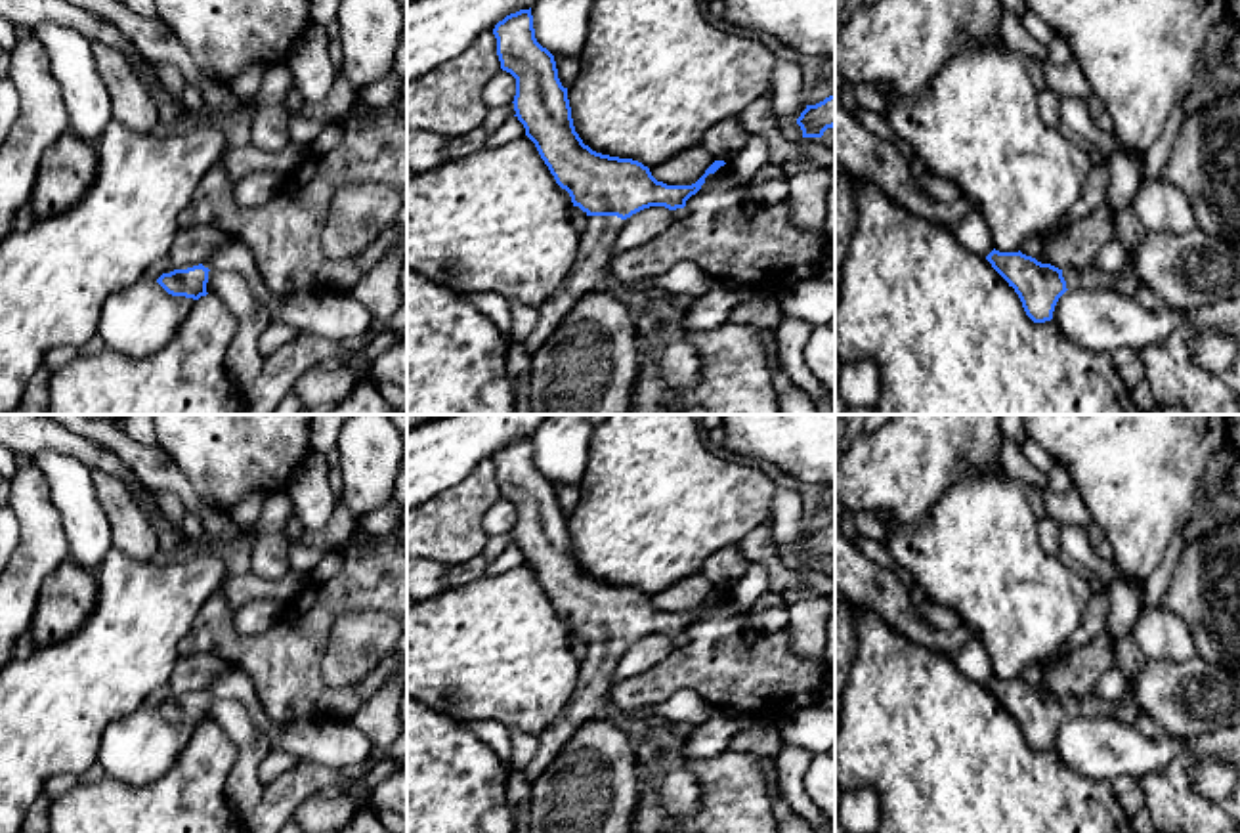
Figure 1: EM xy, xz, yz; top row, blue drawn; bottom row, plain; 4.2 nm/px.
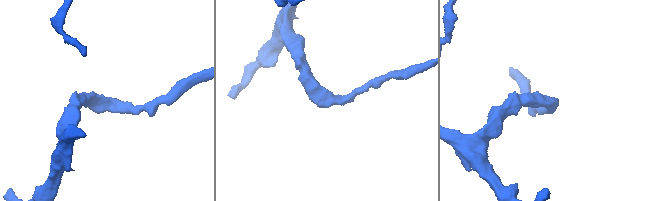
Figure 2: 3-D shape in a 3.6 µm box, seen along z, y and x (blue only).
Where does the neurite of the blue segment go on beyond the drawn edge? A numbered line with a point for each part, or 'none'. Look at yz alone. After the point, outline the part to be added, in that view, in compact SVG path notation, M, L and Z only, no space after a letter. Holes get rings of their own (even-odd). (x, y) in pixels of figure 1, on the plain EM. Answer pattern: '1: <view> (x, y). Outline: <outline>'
1: yz (1090, 705). Outline: M1066 694L1062 697L1066 716L1116 718L1125 724L1137 724L1141 707L1137 703L1104 701L1093 694Z

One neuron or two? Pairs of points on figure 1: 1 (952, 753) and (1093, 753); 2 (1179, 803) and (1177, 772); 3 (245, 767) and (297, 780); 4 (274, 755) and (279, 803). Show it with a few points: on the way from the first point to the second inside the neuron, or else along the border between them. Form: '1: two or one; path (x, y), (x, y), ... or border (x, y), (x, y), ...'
1: two; border (1051, 747), (1074, 770), (1095, 778)
2: one; path (1177, 795), (1177, 780)
3: two; border (264, 786), (264, 793), (251, 812)
4: two; border (299, 761), (264, 786)

